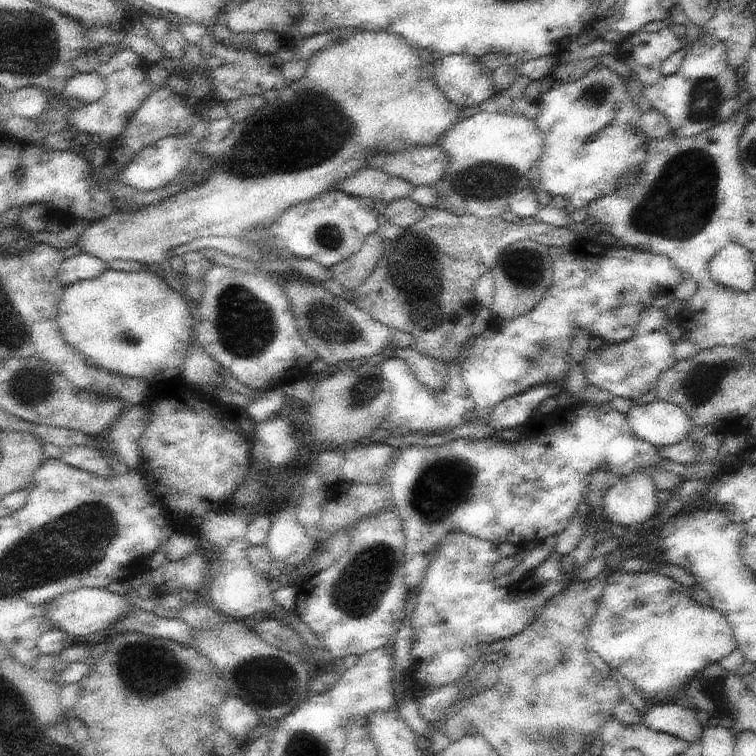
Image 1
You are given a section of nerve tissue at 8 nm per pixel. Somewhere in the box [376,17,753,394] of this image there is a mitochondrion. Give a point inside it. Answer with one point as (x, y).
(682, 198)

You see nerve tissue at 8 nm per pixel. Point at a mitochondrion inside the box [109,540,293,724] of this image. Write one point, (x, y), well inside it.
(154, 678)

